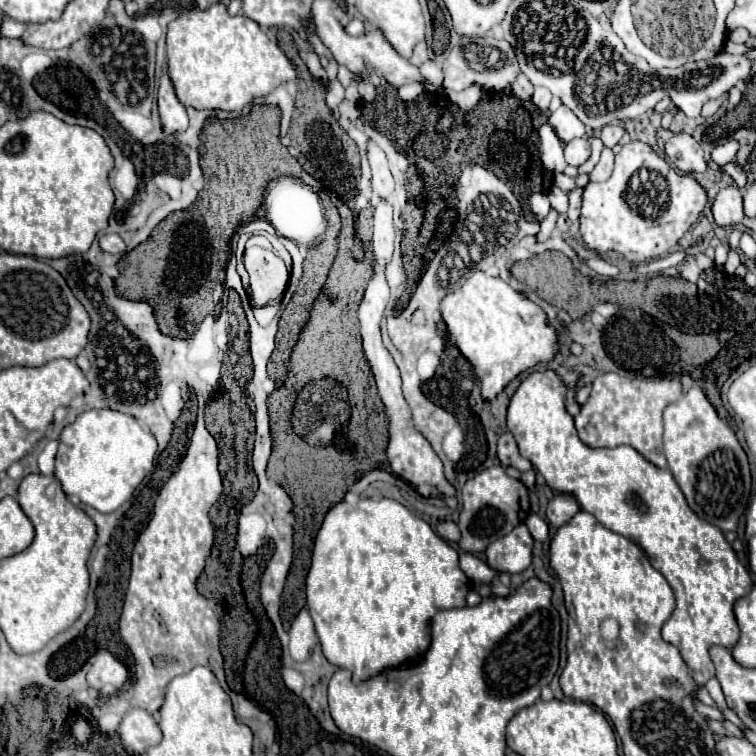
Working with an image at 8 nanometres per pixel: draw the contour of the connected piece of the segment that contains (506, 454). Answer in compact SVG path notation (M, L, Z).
M504 432L500 438L498 438L498 458L502 462L502 466L514 466L518 468L520 472L526 472L532 468L532 464L520 456L518 448L516 448L516 440L510 432Z

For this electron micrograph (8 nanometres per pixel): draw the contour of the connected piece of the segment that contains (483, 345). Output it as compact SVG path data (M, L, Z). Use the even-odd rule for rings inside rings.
M474 270L458 290L444 298L440 312L448 326L450 340L454 340L474 366L486 400L494 400L522 370L552 360L558 350L558 332L546 322L544 310L536 302L520 296L502 278L486 276L480 270Z

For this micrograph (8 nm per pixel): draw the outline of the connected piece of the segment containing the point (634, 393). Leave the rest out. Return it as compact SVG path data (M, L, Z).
M606 372L594 380L582 412L574 418L578 436L590 448L616 448L628 444L654 466L666 468L666 458L662 452L662 412L670 402L676 402L680 394L682 386L678 376L630 380Z

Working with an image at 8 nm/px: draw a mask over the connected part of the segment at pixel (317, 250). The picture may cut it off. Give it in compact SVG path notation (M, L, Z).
M326 200L324 206L326 206L326 218L328 218L328 232L324 234L324 240L318 244L318 246L312 246L308 250L308 256L304 260L304 274L298 282L298 288L290 300L290 304L286 306L286 310L282 312L282 318L280 318L280 328L278 328L278 334L276 334L276 350L272 352L272 358L268 362L268 376L276 382L276 386L282 386L286 376L288 376L288 360L290 360L290 354L292 354L292 348L302 332L302 328L306 326L308 322L308 316L310 316L310 310L314 306L314 300L316 296L320 294L326 278L328 278L328 272L332 268L332 262L334 262L334 256L336 256L336 250L338 250L338 232L340 232L340 216L338 216L338 210L336 206Z

